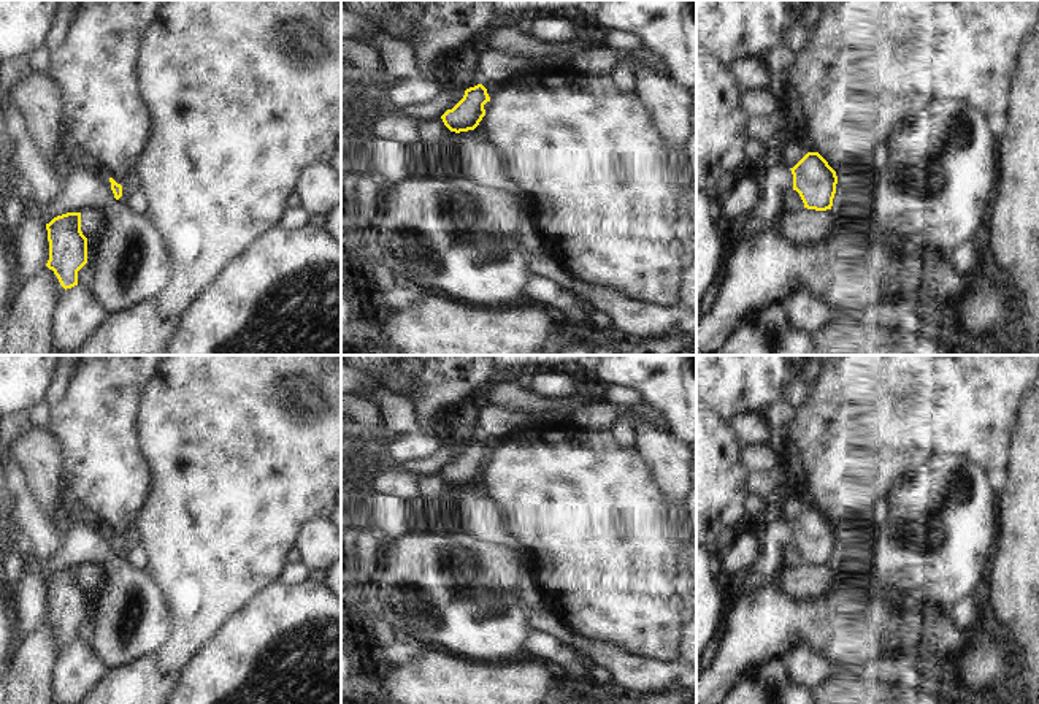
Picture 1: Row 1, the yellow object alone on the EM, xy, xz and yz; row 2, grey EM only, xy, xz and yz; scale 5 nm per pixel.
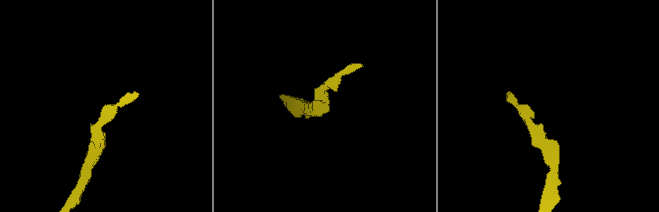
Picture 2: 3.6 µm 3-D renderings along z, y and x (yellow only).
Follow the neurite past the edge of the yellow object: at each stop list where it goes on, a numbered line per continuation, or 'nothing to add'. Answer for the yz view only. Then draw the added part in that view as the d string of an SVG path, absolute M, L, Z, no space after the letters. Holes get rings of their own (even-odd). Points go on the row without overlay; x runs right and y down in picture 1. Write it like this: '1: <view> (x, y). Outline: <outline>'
nothing to add

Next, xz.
nothing to add

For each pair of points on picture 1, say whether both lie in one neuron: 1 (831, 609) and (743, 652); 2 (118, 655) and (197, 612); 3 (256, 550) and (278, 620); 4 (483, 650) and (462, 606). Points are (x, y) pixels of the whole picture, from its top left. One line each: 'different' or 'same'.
1: same
2: different
3: different
4: same

